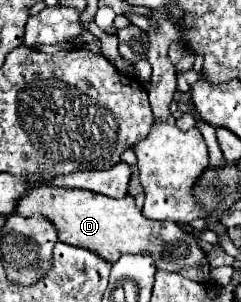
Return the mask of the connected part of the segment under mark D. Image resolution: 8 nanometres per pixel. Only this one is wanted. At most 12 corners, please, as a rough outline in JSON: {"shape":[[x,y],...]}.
{"shape":[[34,176],[18,202],[64,244],[114,264],[210,280],[206,252],[176,222],[144,218],[132,196],[66,190]]}

